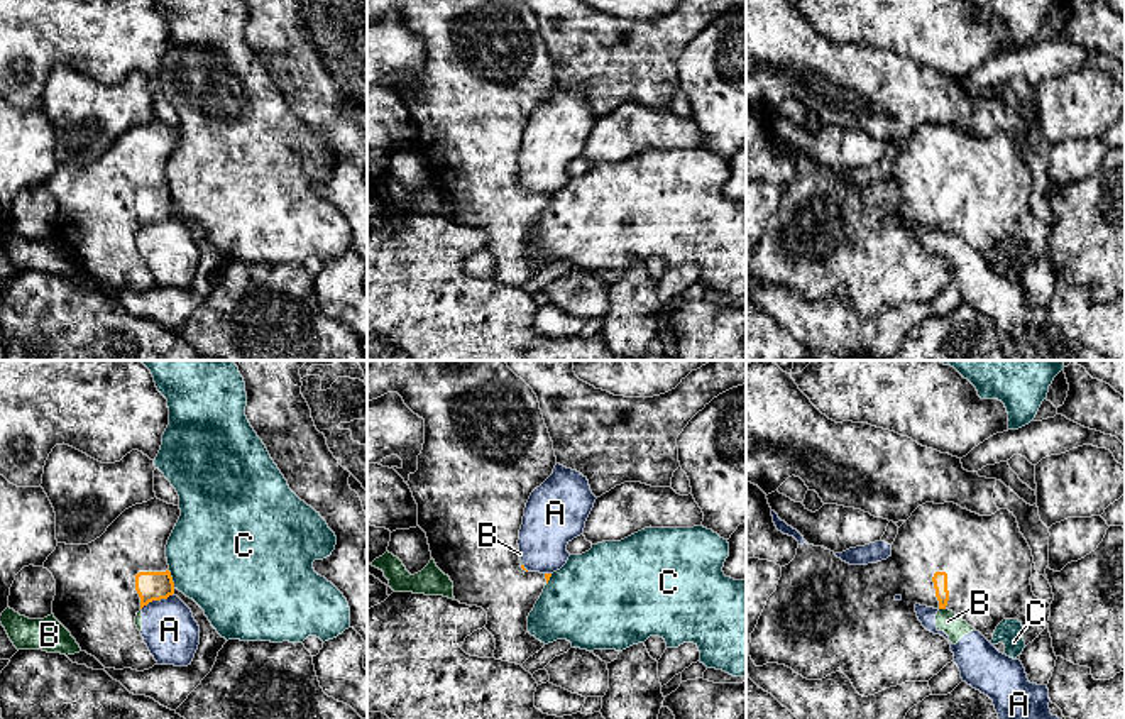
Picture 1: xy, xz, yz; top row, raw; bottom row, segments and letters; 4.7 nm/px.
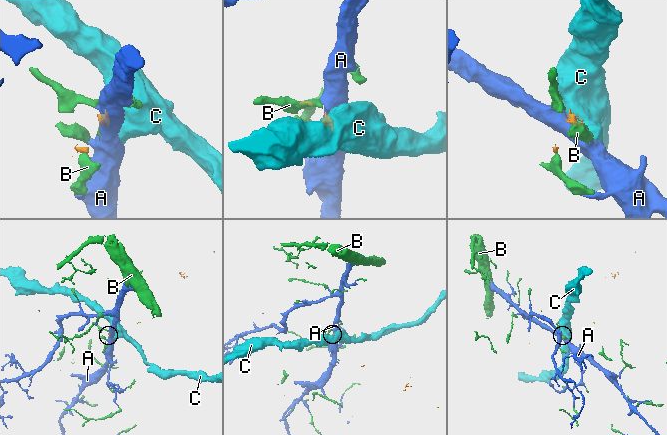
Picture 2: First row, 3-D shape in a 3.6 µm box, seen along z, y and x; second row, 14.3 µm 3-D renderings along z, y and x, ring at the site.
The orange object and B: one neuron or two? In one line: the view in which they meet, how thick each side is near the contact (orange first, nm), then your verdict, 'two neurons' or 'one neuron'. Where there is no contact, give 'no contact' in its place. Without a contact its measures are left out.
meets orange in yz; 70 nm thick on the orange side, 110 nm on the other; two neurons

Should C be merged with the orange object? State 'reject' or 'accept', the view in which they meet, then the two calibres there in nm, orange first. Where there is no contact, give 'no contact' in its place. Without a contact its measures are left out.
reject | xy | 140/480 nm

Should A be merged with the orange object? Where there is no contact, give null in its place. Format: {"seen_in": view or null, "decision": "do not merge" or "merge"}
{"seen_in": "xy", "decision": "do not merge"}

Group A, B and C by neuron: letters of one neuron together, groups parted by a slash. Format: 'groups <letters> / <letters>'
groups A B / C

